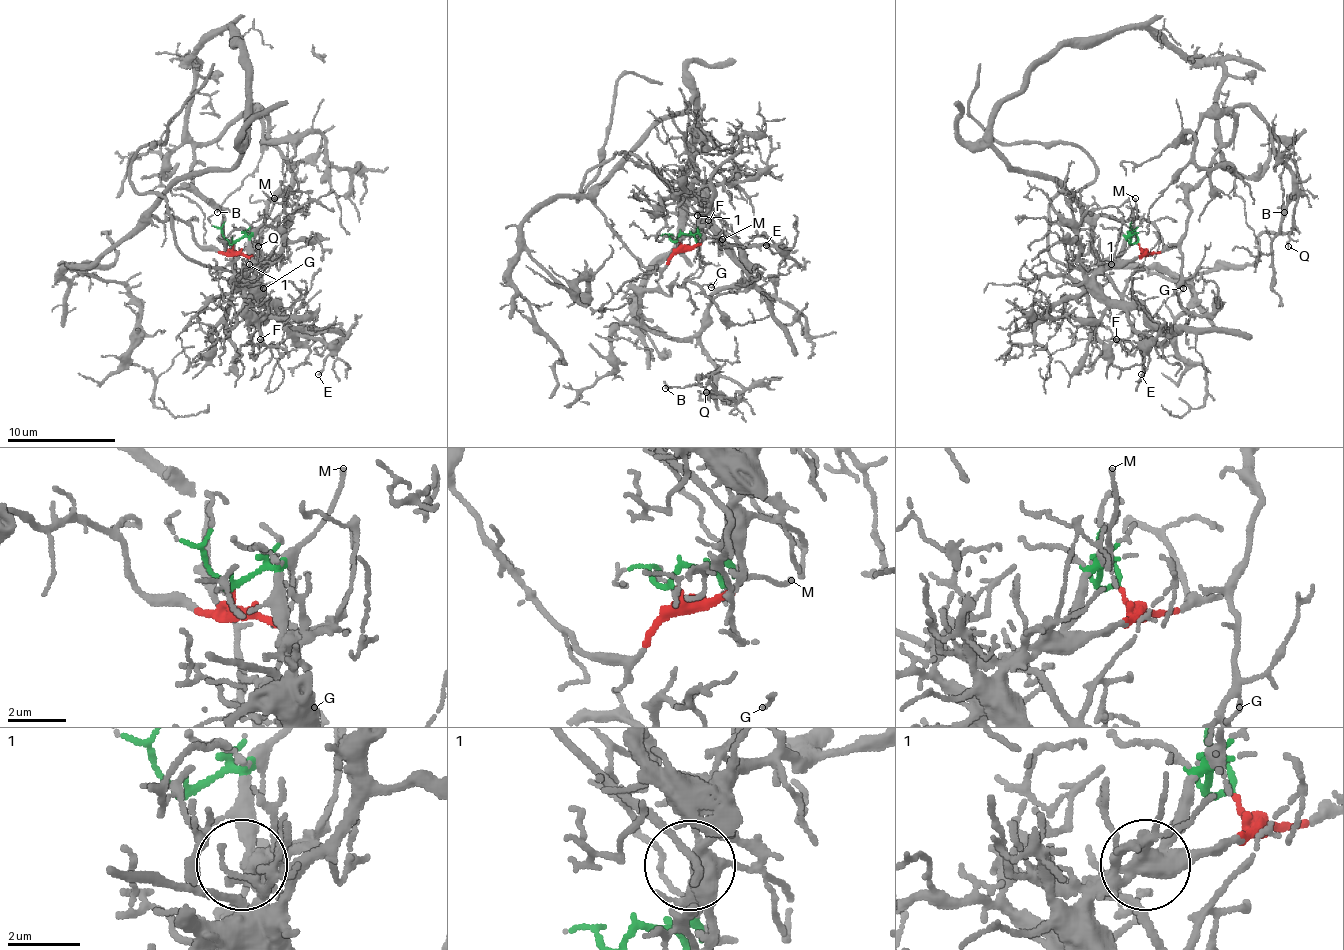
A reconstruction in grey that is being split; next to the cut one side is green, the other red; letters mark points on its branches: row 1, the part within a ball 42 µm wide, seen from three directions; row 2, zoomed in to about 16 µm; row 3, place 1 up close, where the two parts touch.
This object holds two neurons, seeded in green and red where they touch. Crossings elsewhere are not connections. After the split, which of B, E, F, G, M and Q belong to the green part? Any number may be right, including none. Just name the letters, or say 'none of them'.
E, F, M

